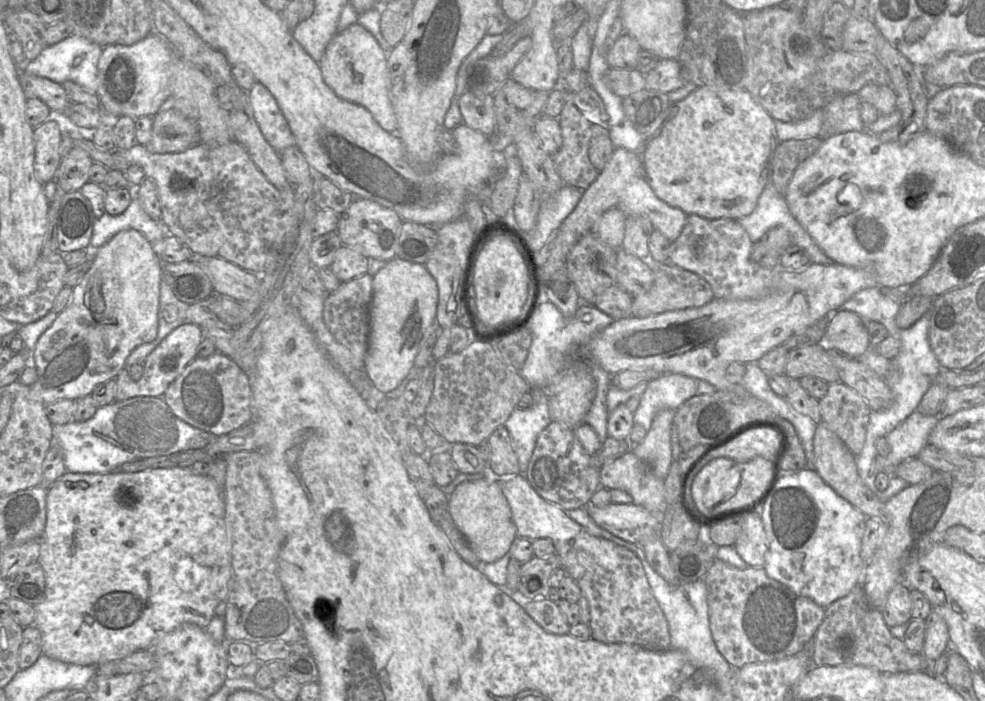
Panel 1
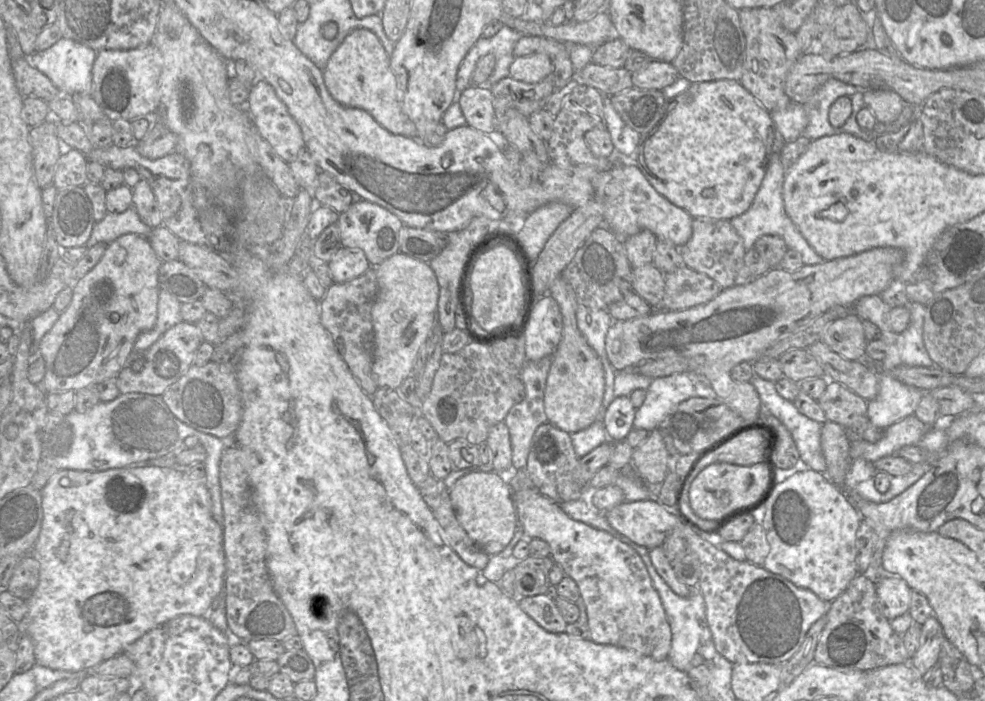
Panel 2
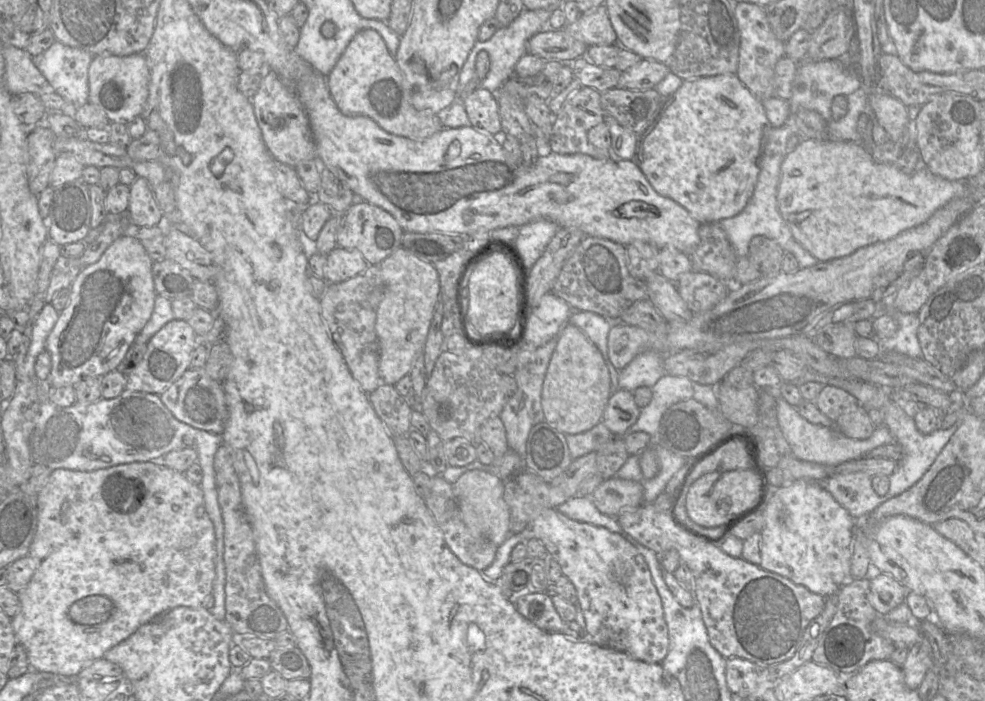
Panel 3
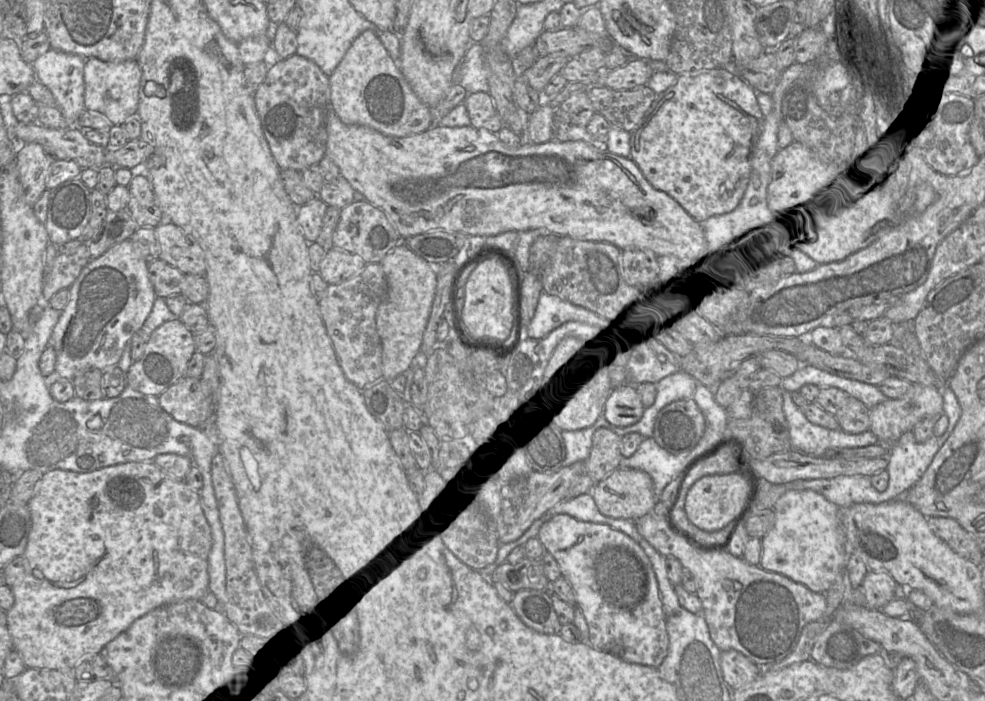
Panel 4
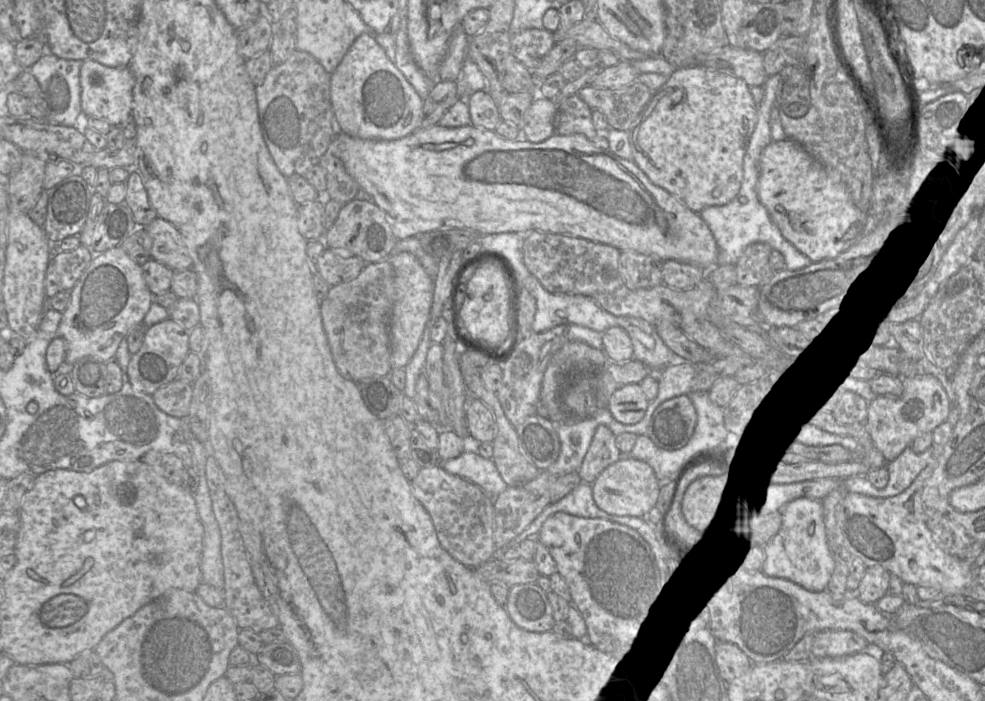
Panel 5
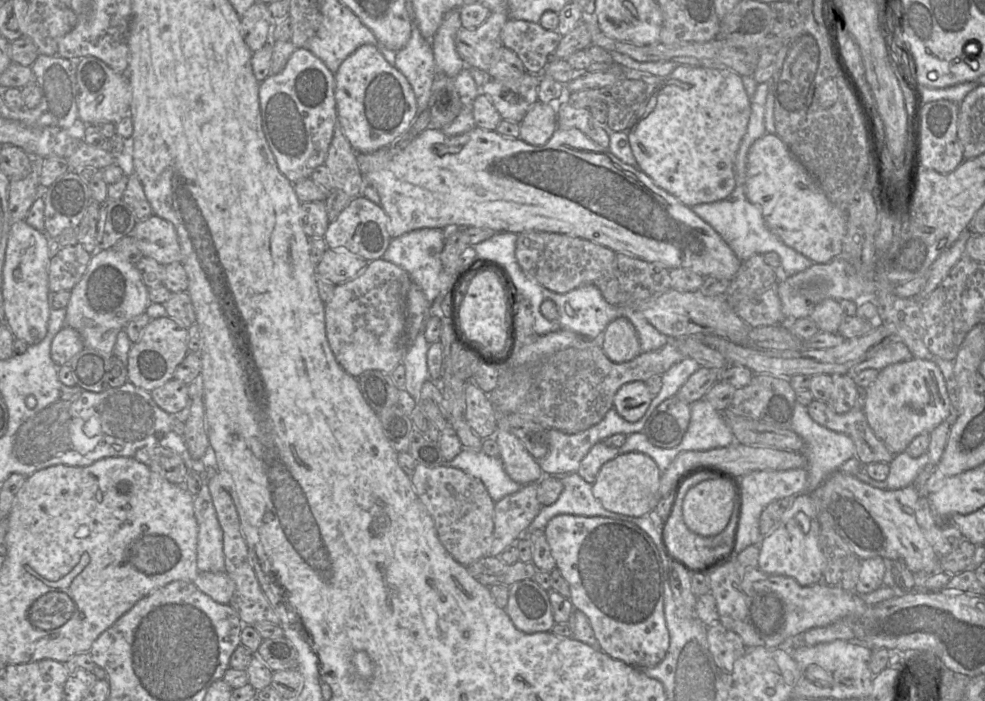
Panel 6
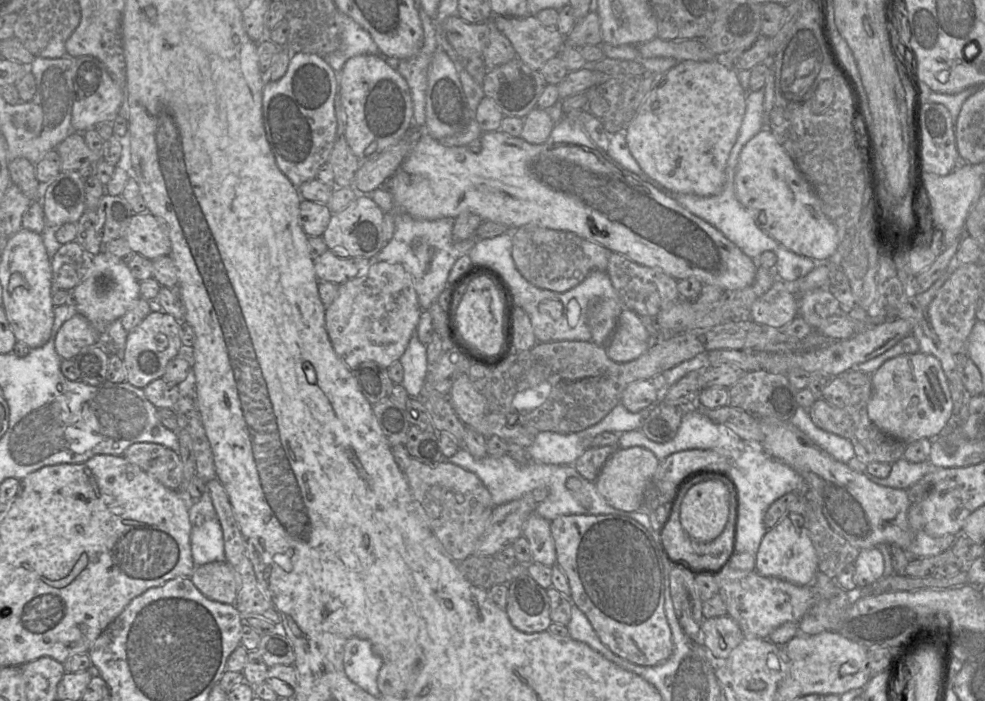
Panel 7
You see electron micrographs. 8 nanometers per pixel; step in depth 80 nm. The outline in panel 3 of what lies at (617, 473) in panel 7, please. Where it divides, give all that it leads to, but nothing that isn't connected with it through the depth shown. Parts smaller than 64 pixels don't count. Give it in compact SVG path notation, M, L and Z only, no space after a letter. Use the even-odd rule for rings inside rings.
M616 476L604 480L590 496L598 510L611 517L635 510L644 503L641 483Z

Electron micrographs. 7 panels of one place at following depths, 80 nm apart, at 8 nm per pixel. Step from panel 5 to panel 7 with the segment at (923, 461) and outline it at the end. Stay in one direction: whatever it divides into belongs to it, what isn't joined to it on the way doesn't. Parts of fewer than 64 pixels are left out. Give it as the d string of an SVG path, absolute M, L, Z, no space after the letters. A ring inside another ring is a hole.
M904 457L891 464L891 472L887 478L878 478L868 472L866 477L875 484L894 489L909 489L935 467L929 460L912 463Z

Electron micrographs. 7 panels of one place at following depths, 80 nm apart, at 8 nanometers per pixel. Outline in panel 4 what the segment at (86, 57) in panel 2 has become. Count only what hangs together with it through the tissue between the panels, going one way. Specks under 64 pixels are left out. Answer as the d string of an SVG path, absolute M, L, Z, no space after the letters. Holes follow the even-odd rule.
M50 48L31 64L37 80L51 91L70 127L78 127L78 118L85 110L85 61L82 56Z

